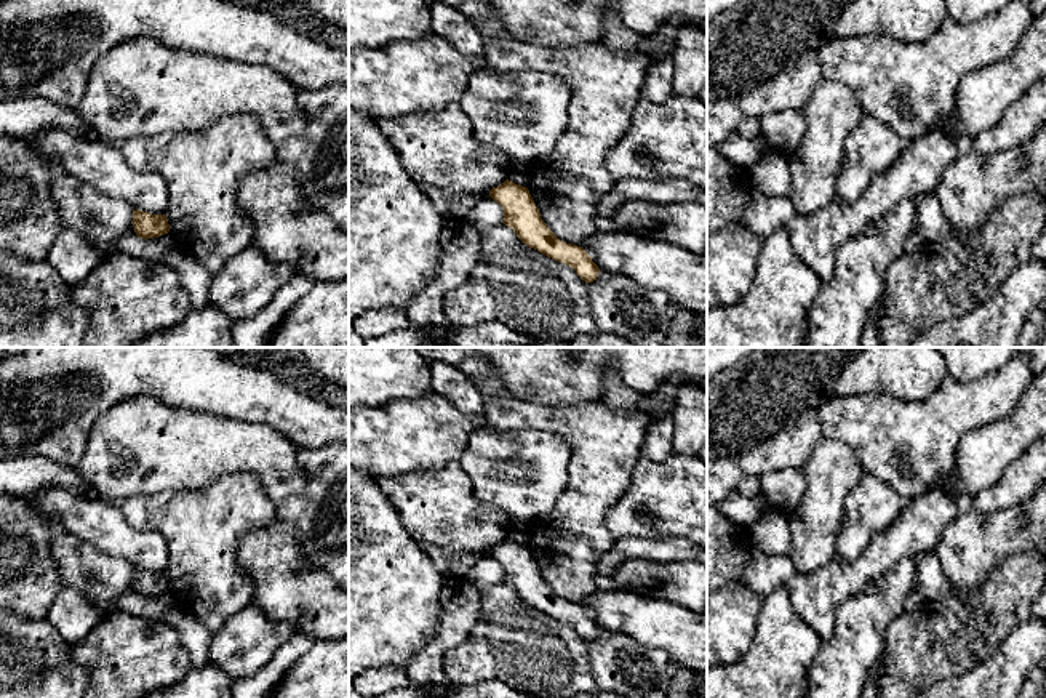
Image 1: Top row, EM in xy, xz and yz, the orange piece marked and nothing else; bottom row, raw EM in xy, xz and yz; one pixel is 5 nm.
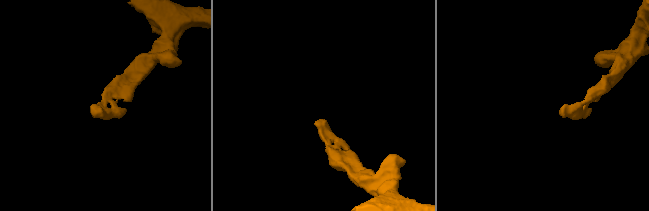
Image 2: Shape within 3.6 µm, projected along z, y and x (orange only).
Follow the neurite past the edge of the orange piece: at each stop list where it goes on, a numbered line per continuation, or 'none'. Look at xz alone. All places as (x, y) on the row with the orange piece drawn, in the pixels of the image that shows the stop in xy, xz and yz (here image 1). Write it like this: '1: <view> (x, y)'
none

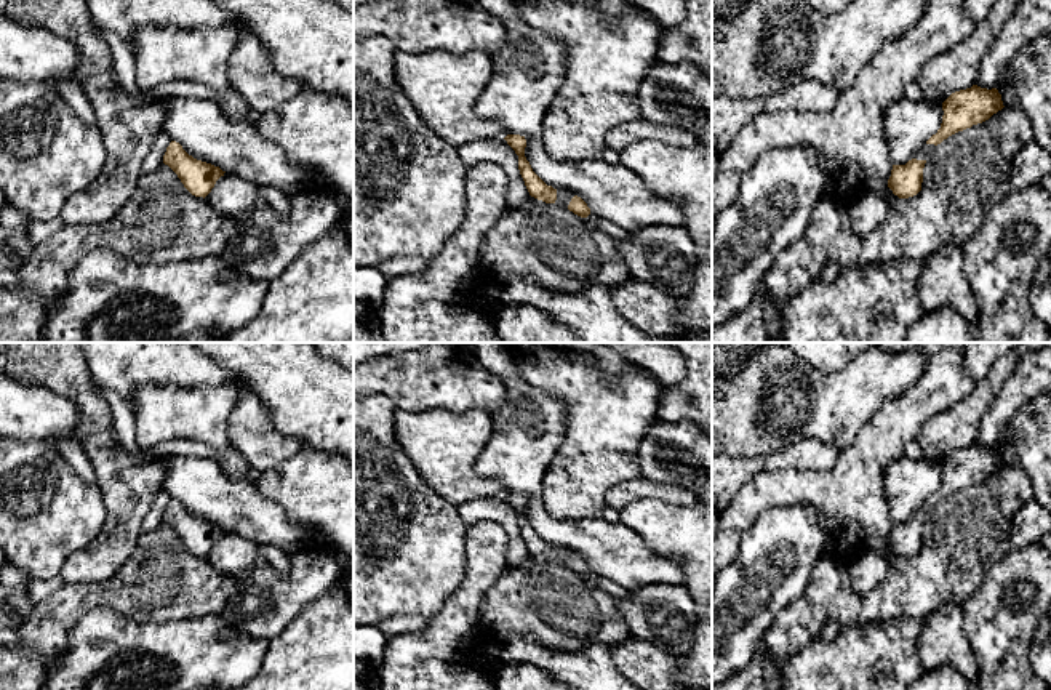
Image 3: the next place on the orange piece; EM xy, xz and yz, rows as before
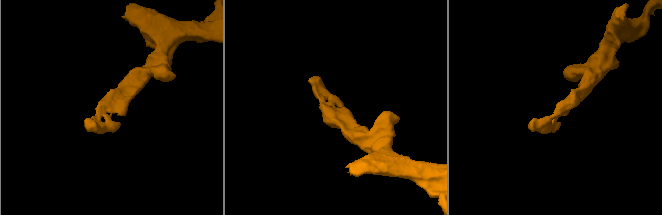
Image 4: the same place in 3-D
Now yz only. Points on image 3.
1: yz (925, 151)

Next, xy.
none

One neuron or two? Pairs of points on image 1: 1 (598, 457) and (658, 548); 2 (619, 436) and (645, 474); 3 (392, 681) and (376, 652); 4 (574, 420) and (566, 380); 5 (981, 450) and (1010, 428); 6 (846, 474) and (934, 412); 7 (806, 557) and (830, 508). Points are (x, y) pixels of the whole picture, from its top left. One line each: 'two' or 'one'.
1: two
2: two
3: two
4: two
5: one
6: two
7: one

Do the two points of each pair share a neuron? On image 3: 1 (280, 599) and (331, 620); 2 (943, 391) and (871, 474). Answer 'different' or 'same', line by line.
1: different
2: same

